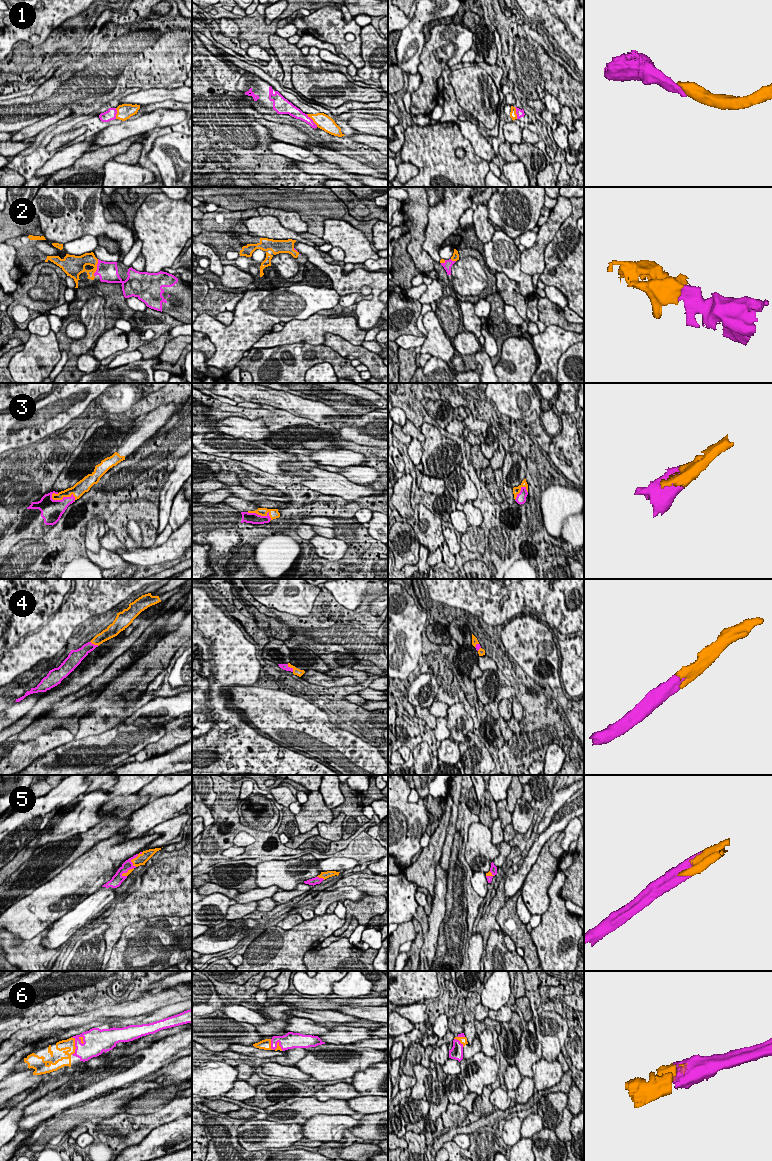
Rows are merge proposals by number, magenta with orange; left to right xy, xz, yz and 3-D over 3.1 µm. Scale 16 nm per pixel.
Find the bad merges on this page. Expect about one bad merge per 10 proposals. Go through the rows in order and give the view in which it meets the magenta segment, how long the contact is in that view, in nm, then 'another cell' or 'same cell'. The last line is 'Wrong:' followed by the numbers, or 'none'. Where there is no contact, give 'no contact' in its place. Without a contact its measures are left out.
1: xz | 280 nm | another cell
2: xy | 300 nm | same cell
3: xy | 400 nm | same cell
4: xz | 160 nm | same cell
5: xy | 500 nm | same cell
6: xy | 300 nm | same cell
Wrong: 1

